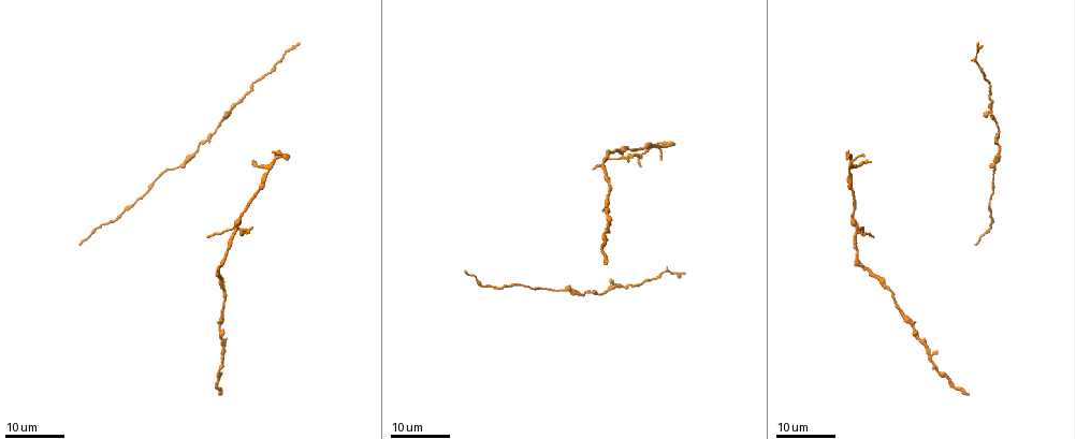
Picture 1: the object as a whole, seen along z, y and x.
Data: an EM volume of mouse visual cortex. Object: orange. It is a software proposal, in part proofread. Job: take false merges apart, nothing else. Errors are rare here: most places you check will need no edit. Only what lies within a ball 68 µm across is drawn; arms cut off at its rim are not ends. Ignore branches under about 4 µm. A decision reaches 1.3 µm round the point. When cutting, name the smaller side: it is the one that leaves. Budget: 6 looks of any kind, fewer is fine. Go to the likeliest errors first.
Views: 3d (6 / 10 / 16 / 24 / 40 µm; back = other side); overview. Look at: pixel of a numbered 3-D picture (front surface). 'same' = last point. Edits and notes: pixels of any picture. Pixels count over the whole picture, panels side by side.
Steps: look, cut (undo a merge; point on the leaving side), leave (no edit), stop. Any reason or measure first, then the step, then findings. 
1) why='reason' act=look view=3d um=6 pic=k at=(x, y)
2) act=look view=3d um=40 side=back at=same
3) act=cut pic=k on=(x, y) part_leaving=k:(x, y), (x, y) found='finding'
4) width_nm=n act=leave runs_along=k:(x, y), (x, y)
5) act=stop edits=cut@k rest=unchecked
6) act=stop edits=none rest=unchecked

why='looks like a crossing' act=look view=3d um=24 pic=1 at=(623, 155)

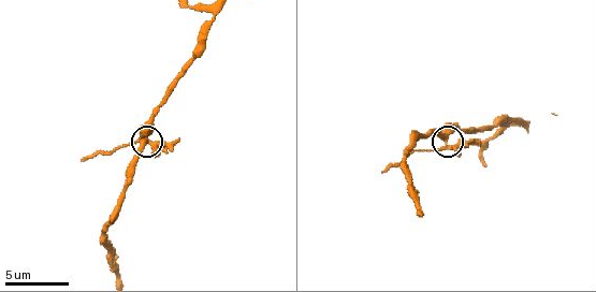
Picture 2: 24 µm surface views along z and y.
act=look view=3d um=10 pic=2 at=(445, 142)

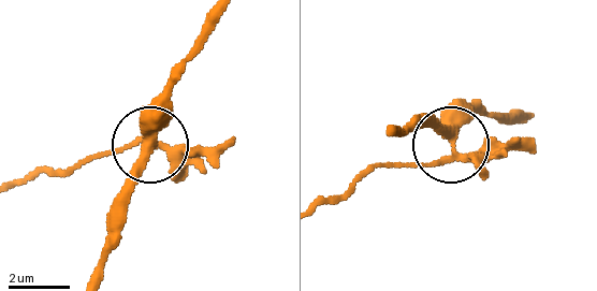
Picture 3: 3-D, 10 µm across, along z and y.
width_nm=330 act=cut pic=3 on=(199, 148) part_leaving=3:(452, 158), (386, 162), (324, 199) found='a second neuron is stuck on'

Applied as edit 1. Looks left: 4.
why='two arms in line, one across' act=look view=3d um=16 pic=1 at=(614, 287)

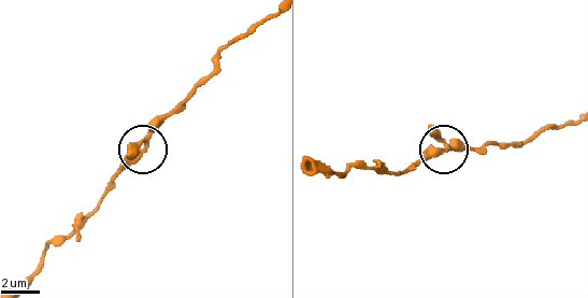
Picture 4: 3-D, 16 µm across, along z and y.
act=look view=3d um=6 pic=4 at=(441, 150)

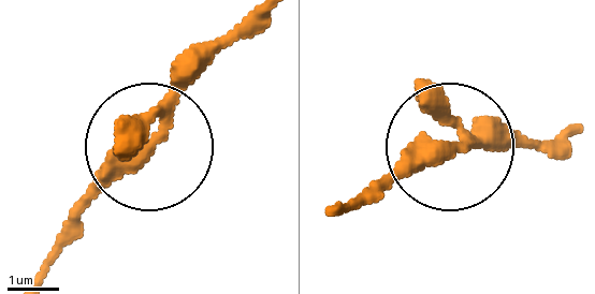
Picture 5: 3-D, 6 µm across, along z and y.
width_nm=300 act=leave found='one neuron here'

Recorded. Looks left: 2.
why='sudden change in width' act=look view=3d um=24 pic=1 at=(992, 165)

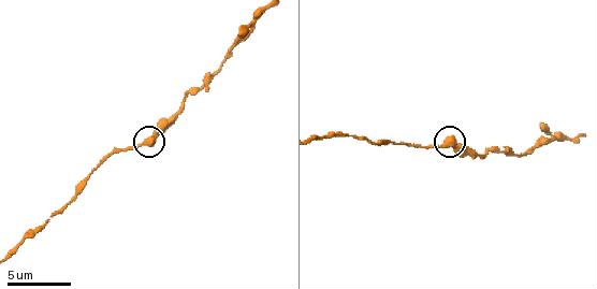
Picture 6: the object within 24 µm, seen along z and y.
act=look view=3d um=10 pic=6 at=(145, 140)

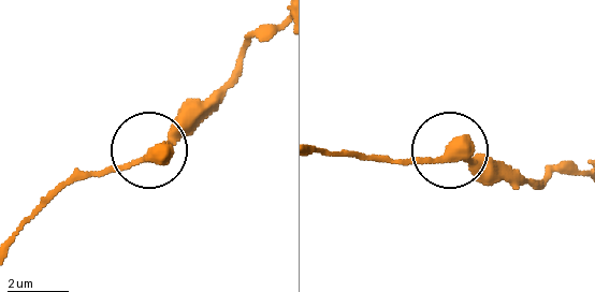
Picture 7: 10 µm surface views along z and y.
arms=3 act=leave found='one neuron here'

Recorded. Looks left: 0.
act=stop edits=cut@3 rest=unchecked

